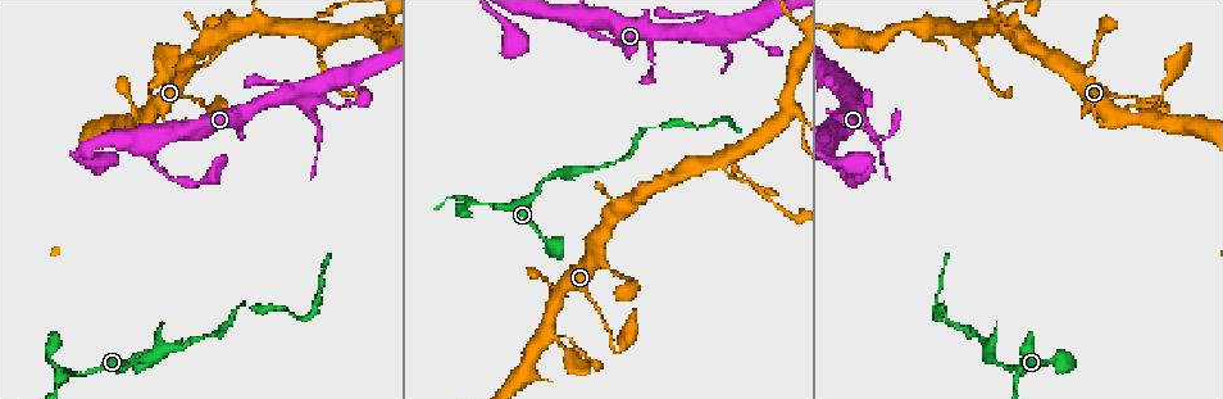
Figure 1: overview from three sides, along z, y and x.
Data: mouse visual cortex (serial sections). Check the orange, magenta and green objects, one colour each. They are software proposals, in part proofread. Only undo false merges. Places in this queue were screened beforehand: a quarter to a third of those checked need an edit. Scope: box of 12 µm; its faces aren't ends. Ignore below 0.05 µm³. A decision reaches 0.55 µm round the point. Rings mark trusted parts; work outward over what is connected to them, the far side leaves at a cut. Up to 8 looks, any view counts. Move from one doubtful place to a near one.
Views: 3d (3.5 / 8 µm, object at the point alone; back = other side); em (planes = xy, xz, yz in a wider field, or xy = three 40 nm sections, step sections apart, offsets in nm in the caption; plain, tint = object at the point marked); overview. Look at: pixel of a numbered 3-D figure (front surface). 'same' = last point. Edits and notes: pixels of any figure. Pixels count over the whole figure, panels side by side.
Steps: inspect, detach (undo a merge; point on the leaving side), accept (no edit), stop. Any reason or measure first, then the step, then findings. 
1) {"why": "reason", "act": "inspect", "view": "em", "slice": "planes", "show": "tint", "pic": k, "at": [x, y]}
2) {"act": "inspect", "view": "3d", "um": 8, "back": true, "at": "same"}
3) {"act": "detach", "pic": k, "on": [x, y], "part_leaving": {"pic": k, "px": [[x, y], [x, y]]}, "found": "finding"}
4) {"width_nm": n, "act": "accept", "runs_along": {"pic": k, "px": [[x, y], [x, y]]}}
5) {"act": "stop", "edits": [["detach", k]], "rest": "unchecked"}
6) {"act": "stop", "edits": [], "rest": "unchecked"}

{"act": "inspect", "view": "3d", "um": 3.5, "pic": 1, "at": [1020, 375]}

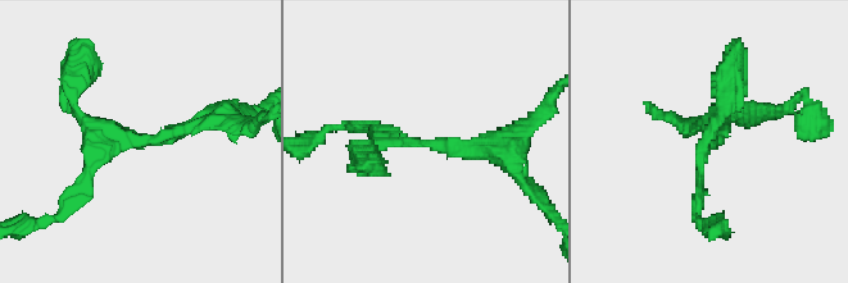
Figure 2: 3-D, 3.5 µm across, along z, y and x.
{"act": "inspect", "view": "em", "slice": "xy", "step": 1, "show": "tint", "pic": 2, "at": [128, 145]}

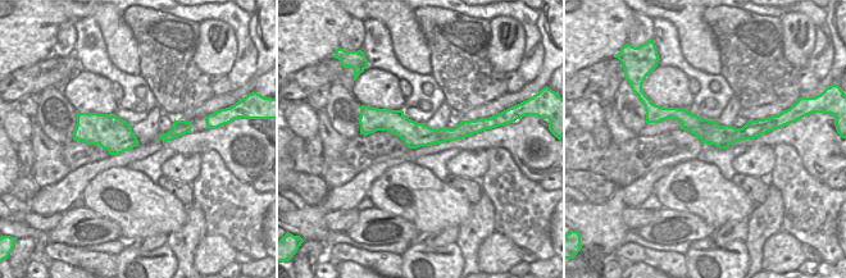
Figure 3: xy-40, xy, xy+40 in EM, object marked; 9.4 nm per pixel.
{"arm_widths_nm": [150, 150, 200], "act": "accept", "runs_along": {"pic": 2, "px": [[205, 115], [127, 144], [72, 104], [72, 85]]}, "found": "continuous, no second cell"}

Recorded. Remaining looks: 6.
{"why": "thick turns thin", "act": "inspect", "view": "3d", "um": 8, "back": true, "pic": 1, "at": [197, 67]}

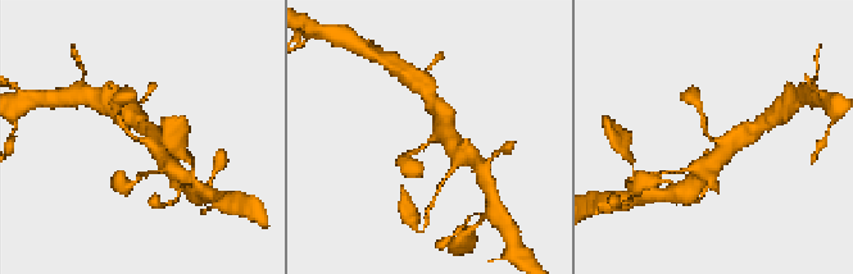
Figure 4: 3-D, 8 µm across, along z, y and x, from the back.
{"act": "inspect", "view": "3d", "um": 3.5, "back": true, "pic": 4, "at": [719, 138]}

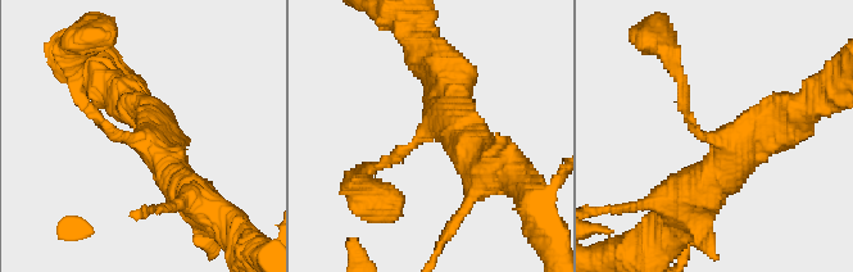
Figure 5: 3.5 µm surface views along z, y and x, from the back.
{"arms": 3, "arm_widths_nm": [150, 400, 450], "why": "need the tissue", "act": "inspect", "view": "em", "slice": "xy", "step": 5, "show": "tint", "pic": 5, "at": [424, 132]}

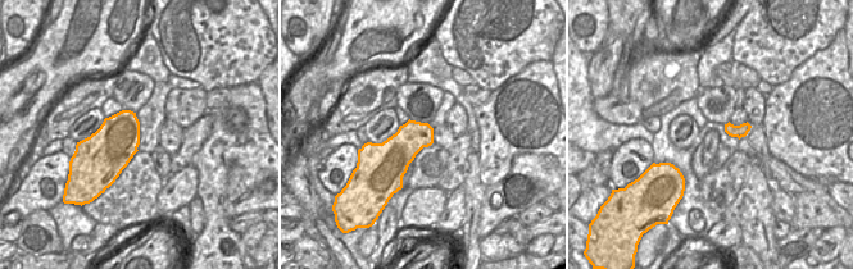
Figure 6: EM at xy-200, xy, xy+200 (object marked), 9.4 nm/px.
{"act": "accept", "runs_along": {"pic": 5, "px": [[181, 185], [80, 94]]}, "found": "all the same cell"}

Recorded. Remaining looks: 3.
{"why": "three arms meet", "act": "inspect", "view": "3d", "um": 3.5, "pic": 1, "at": [713, 162]}

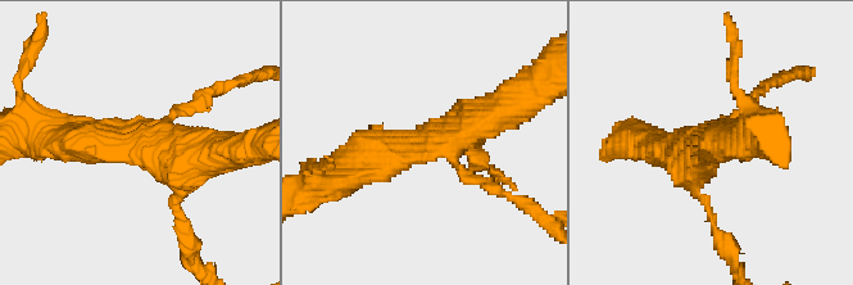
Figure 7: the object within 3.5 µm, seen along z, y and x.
{"act": "inspect", "view": "em", "slice": "xy", "step": 5, "show": "tint", "pic": 7, "at": [141, 145]}

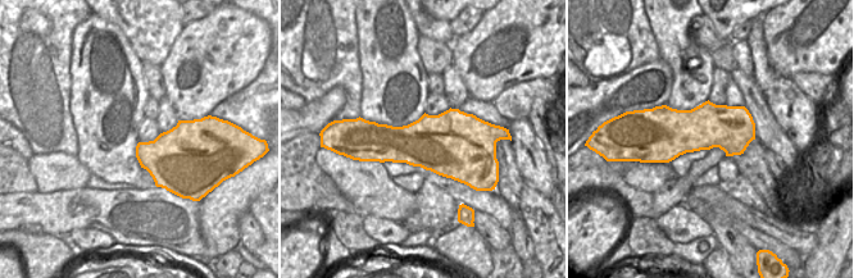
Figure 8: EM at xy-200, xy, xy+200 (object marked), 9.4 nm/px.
{"act": "accept", "runs_along": {"pic": 7, "px": [[349, 170], [502, 111]]}, "found": "all the same cell"}

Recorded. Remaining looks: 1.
{"act": "stop", "edits": [], "rest": "unchecked"}

